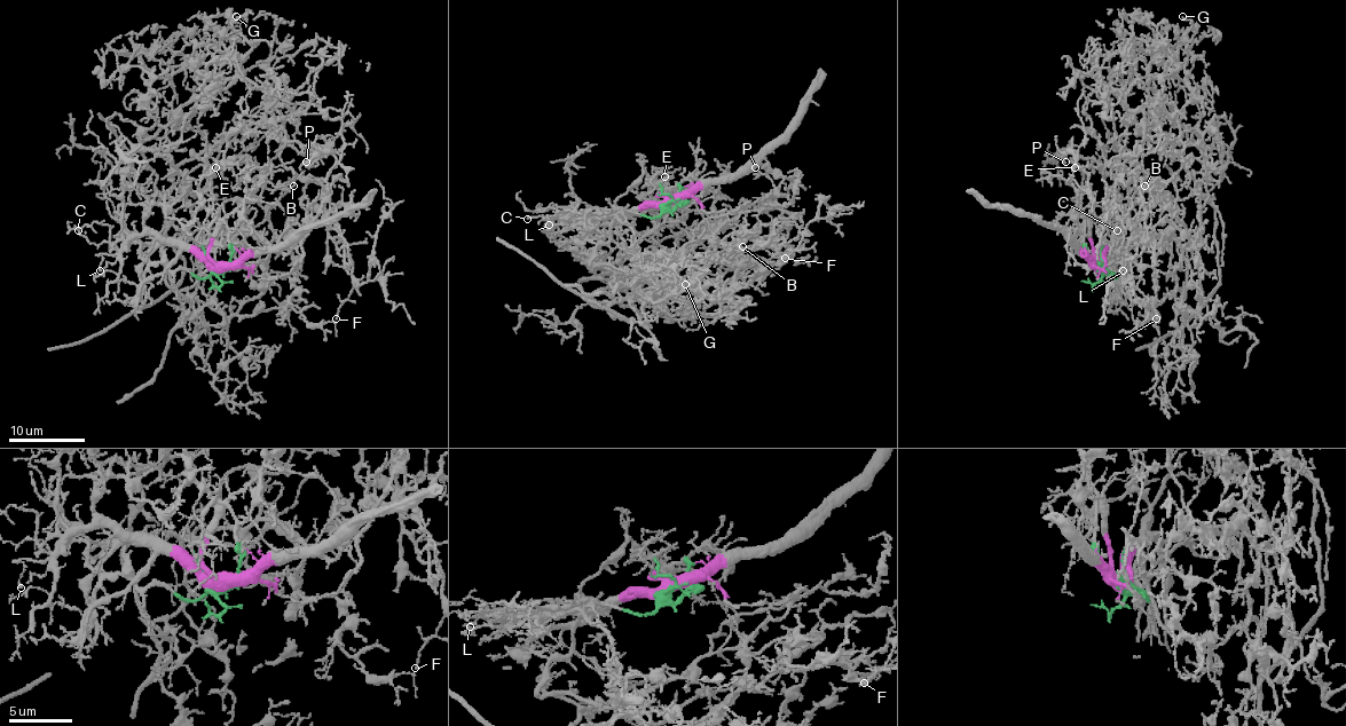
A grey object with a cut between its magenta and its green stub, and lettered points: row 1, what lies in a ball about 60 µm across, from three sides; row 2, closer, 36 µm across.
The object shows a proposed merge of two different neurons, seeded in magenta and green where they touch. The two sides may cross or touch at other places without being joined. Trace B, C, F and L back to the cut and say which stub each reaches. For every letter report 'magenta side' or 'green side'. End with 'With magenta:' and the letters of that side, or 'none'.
B: green side
C: magenta side
F: green side
L: magenta side
With magenta: C, L

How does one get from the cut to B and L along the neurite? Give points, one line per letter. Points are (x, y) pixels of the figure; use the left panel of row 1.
B: (222, 270), (140, 250), (196, 255), (185, 322), (205, 250), (191, 235), (228, 200), (292, 186)
L: (222, 270), (151, 235), (134, 235), (118, 252), (102, 255), (101, 270)

